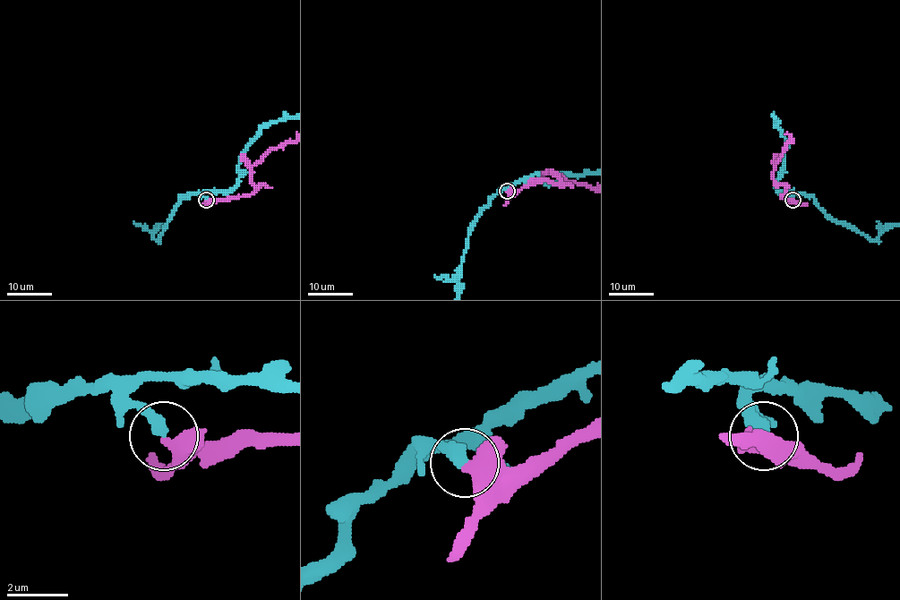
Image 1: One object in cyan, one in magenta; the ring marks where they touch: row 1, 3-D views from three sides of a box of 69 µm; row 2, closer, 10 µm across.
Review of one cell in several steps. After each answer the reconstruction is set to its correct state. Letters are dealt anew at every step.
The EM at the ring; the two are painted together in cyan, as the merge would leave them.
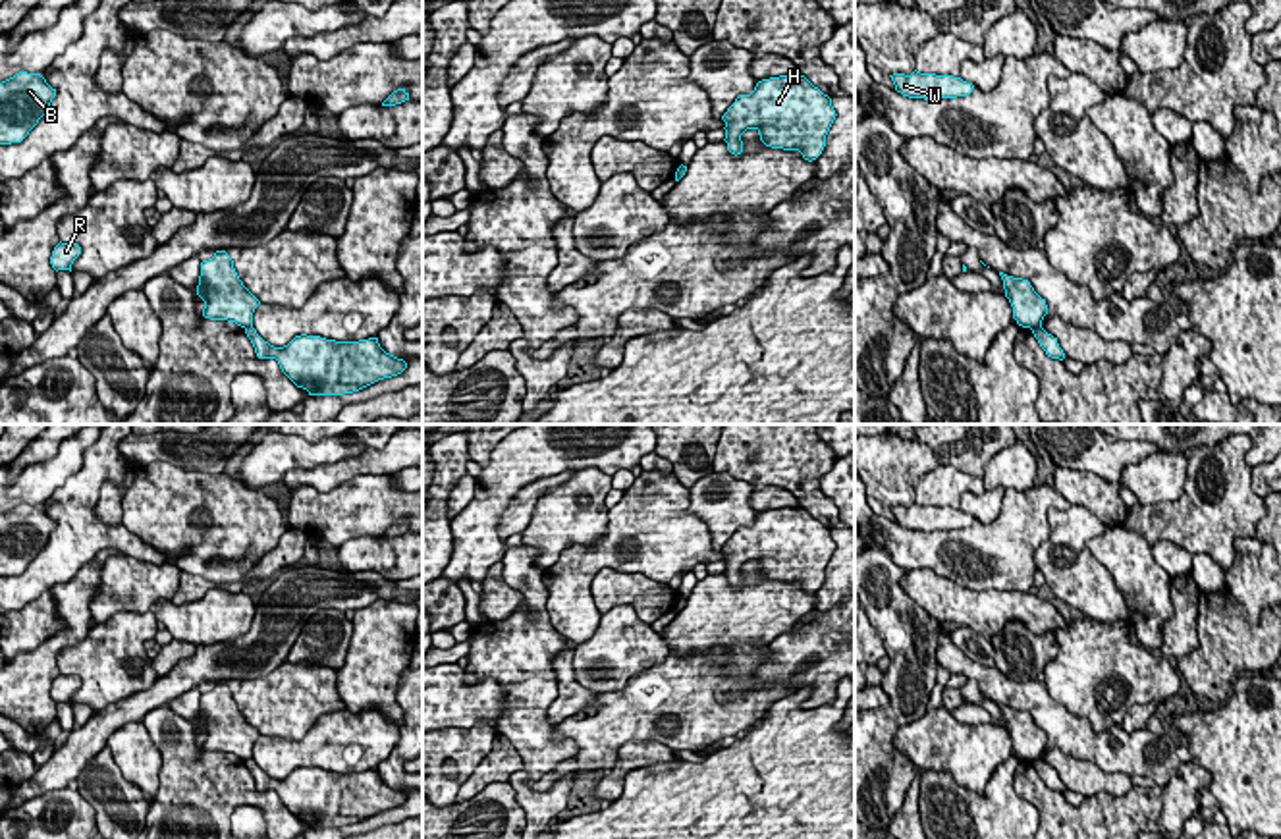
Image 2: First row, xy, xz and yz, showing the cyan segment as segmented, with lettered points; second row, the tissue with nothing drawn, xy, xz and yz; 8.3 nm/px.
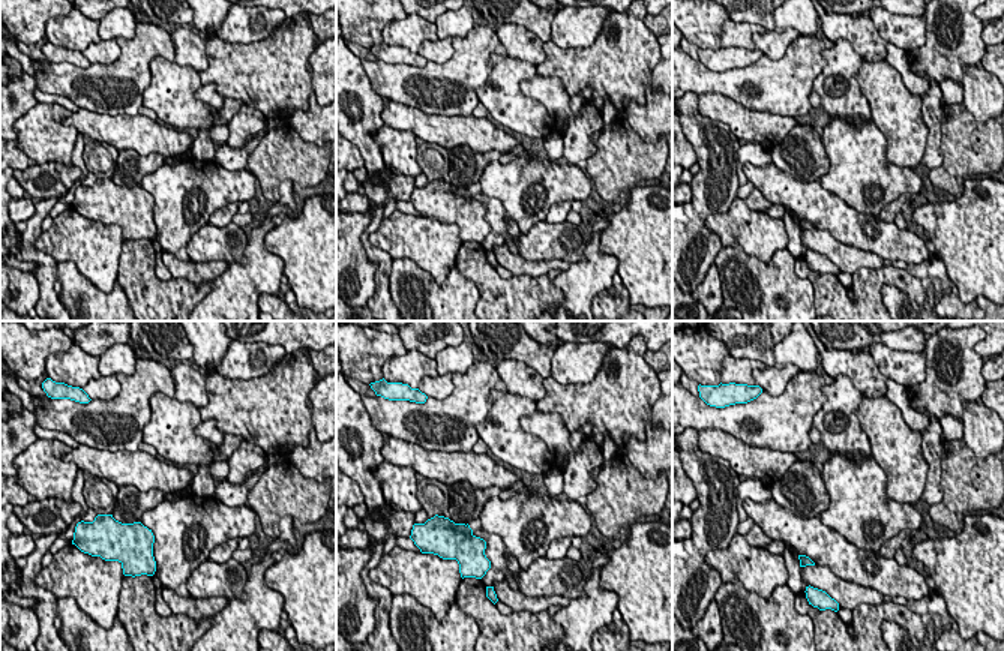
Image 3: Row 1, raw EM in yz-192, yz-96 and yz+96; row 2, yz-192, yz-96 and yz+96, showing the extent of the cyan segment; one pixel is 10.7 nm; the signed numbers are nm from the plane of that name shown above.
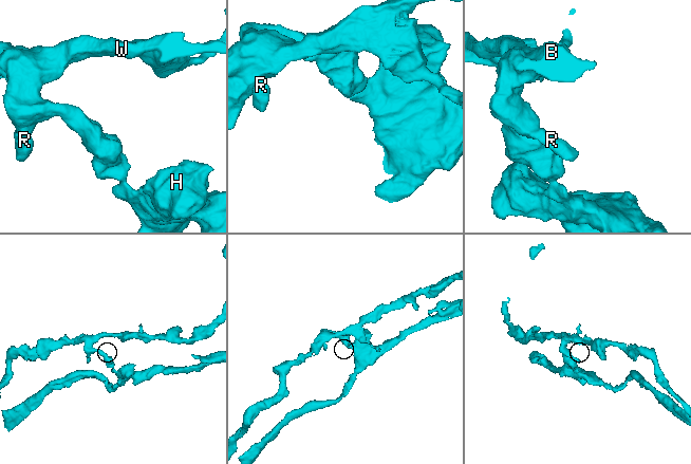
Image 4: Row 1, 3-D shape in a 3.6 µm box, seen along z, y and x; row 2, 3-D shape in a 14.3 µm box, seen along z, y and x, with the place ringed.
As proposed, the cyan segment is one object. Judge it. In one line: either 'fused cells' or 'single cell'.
fused cells

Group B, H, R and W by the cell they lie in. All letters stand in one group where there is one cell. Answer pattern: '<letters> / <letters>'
B R W / H

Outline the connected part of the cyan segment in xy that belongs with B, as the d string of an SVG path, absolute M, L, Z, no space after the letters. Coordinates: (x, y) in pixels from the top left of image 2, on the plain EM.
M19 503L0 515L0 577L21 575L48 544L56 521L41 505Z

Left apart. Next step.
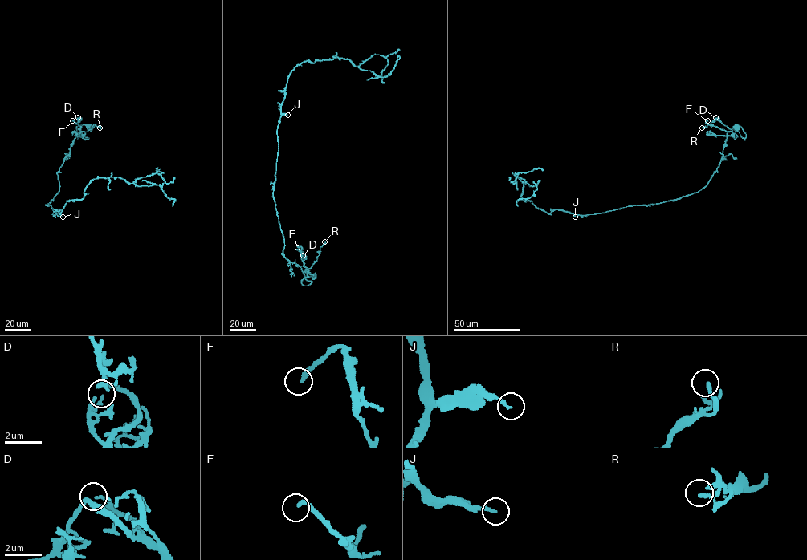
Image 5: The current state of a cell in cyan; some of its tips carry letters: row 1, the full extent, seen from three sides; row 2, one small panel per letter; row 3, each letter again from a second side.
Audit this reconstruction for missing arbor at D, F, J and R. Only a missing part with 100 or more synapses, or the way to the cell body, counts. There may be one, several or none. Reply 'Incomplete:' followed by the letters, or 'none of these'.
Incomplete: none of these

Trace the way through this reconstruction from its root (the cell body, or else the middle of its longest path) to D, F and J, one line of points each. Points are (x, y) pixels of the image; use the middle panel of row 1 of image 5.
D: (314, 275), (303, 278), (301, 283), (307, 286), (311, 282), (306, 279), (303, 273), (306, 268), (303, 255)
F: (314, 275), (303, 278), (301, 283), (307, 286), (311, 282), (304, 277), (305, 257), (301, 245), (297, 247)
J: (314, 275), (303, 285), (311, 282), (305, 271), (282, 254), (273, 191), (277, 127), (287, 115)

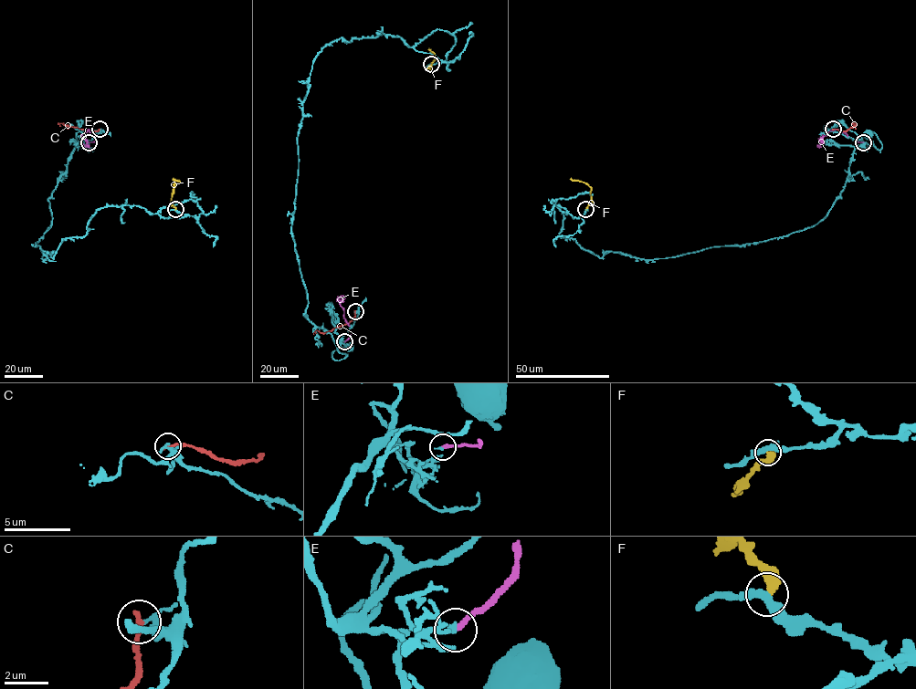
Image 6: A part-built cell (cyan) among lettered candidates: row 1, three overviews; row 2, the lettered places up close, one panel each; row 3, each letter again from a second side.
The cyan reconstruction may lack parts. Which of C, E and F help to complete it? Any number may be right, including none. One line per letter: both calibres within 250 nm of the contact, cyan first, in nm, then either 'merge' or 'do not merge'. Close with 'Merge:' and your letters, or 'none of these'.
C: calibres 140 and 280 nm; do not merge
E: calibres 140 and 260 nm; do not merge
F: calibres 400 and 400 nm; do not merge
Merge: none of these

